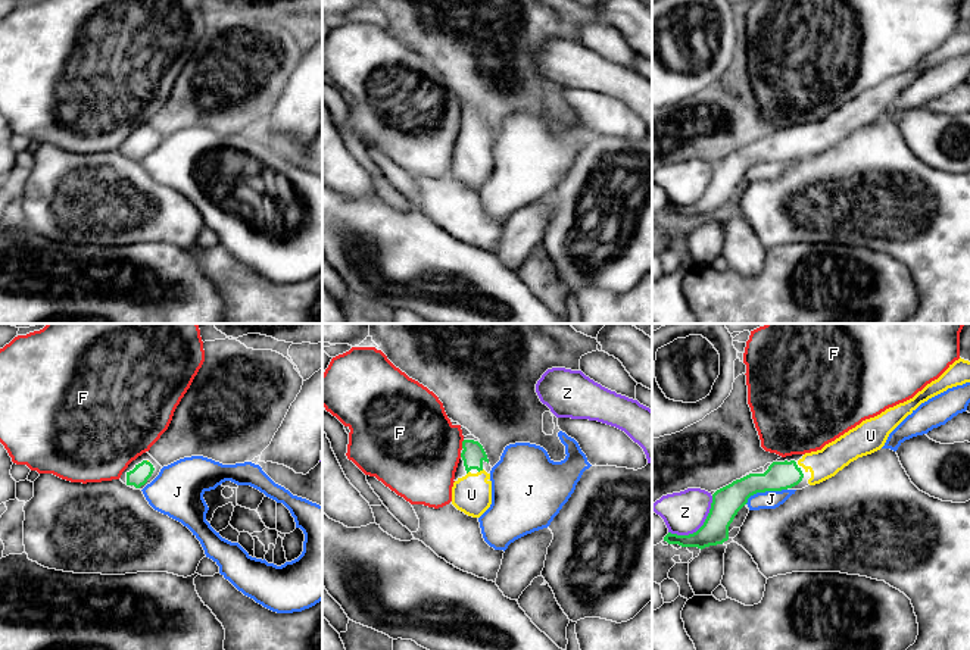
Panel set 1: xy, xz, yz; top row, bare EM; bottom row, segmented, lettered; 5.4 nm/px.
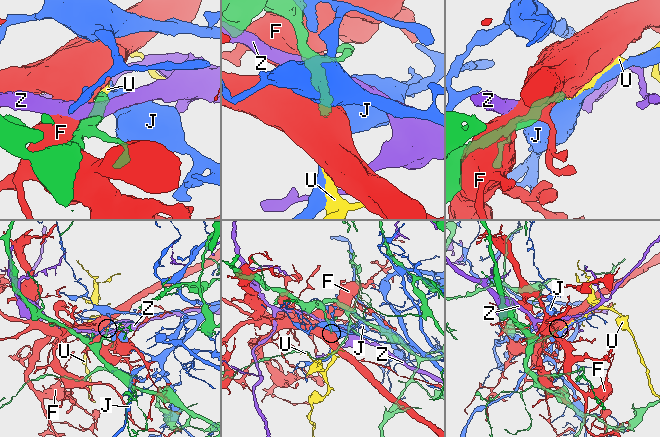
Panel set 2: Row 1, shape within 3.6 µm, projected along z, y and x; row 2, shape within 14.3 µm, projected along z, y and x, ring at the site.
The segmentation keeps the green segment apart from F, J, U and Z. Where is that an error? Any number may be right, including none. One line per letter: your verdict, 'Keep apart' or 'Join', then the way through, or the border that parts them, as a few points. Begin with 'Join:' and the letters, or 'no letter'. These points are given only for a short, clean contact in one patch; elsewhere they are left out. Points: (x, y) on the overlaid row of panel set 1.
Join: U
F: Keep apart
J: Keep apart
U: Join. Path across: xz (473, 455), (480, 469), (480, 478), (471, 494)
Z: Keep apart

